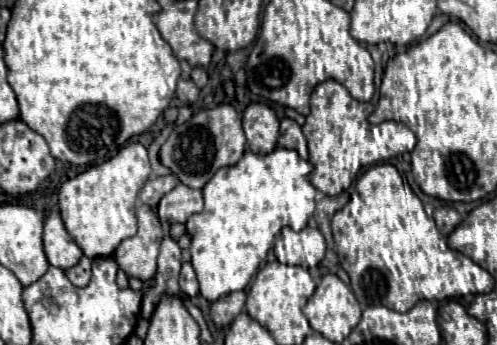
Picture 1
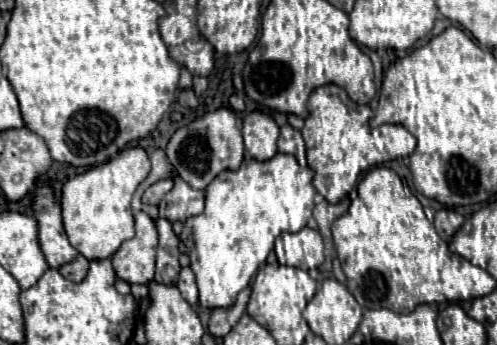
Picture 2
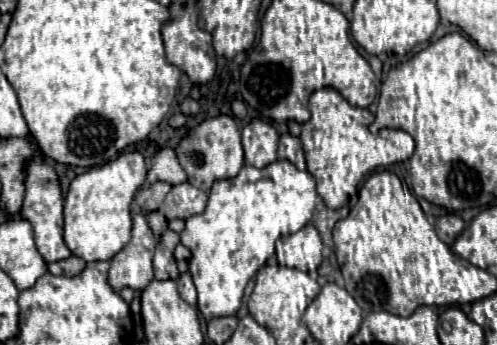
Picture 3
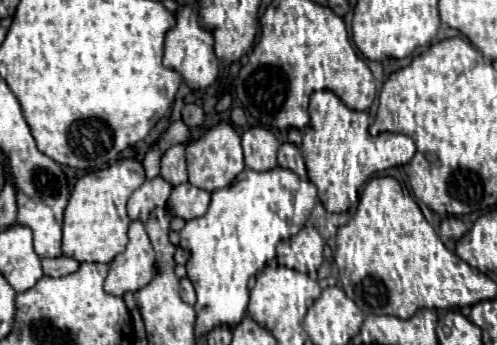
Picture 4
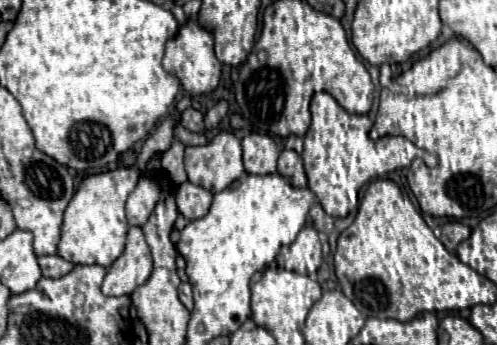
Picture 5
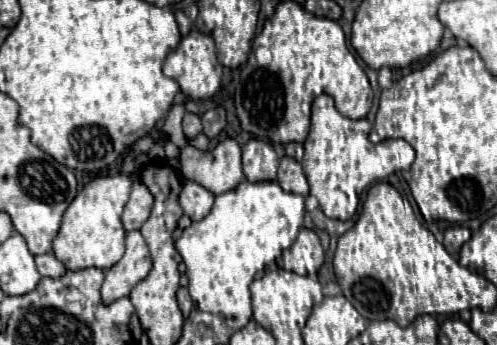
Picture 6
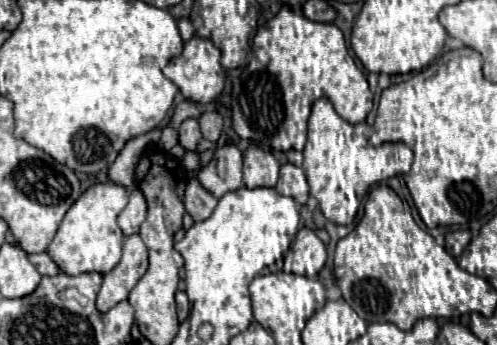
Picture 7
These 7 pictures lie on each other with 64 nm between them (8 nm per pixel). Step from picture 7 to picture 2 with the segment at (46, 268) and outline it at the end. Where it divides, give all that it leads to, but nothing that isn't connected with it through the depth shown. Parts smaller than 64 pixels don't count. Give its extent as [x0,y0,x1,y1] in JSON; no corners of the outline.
[58,256,90,282]

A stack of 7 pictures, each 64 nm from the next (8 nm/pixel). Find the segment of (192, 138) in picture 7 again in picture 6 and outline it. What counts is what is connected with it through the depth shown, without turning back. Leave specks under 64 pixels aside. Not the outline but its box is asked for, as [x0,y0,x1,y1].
[182,112,202,138]

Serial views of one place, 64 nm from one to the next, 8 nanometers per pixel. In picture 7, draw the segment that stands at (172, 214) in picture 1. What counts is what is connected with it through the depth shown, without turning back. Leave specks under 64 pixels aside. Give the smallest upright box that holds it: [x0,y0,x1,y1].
[184,178,216,222]

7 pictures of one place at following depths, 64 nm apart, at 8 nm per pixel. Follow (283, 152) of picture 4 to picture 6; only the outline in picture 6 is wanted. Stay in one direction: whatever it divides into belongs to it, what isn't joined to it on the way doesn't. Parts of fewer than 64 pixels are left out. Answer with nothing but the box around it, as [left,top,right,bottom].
[278,156,308,196]

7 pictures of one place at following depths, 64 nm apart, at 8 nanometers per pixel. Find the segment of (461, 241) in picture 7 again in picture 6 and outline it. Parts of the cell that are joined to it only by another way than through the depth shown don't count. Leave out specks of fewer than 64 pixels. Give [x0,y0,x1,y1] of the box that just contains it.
[444,226,470,256]

